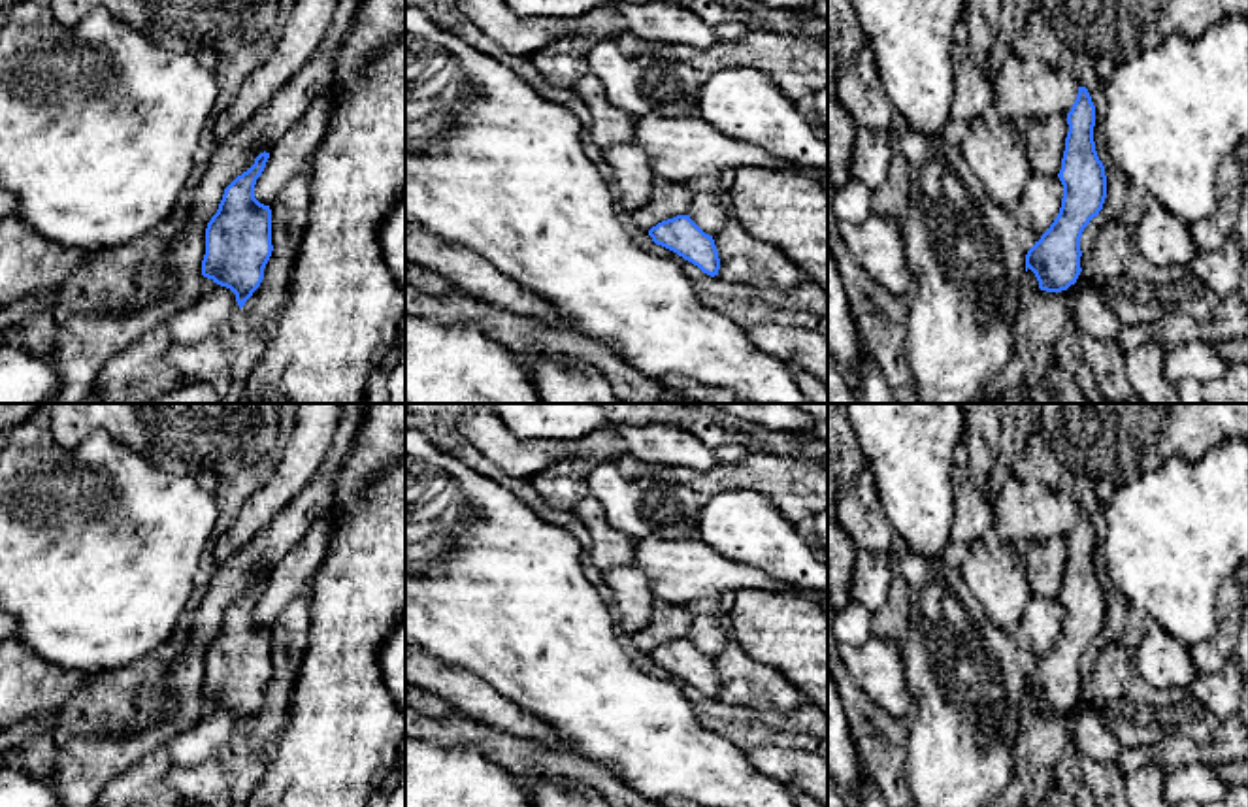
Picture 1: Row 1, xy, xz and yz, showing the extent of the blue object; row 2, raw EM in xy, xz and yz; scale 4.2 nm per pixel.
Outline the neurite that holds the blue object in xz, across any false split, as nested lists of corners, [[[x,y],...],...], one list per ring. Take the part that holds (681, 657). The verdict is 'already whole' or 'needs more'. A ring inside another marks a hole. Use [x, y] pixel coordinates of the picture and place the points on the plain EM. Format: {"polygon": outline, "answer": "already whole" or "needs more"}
{"polygon": [[[677,637],[649,652],[656,667],[662,667],[714,700],[720,681],[713,658],[705,656],[690,637]]], "answer": "already whole"}

